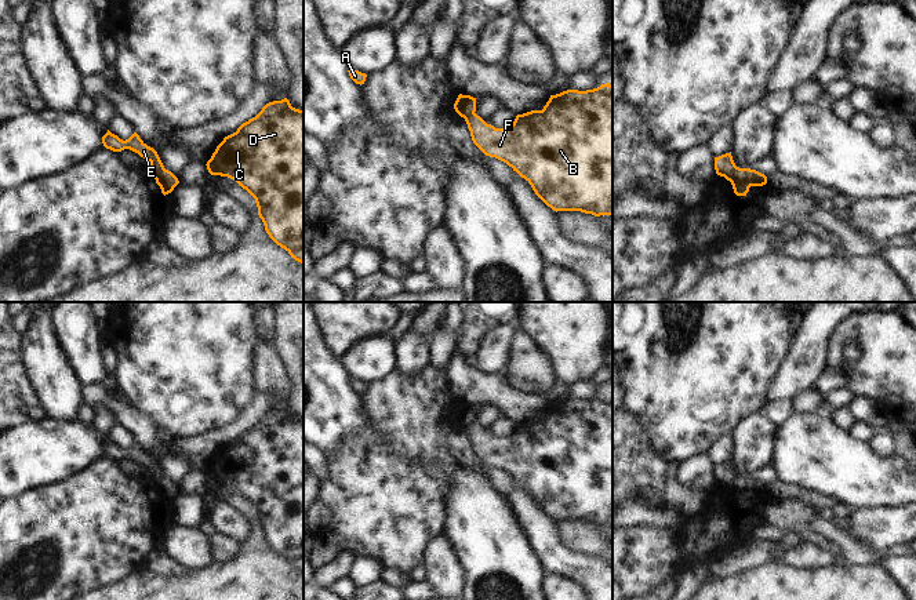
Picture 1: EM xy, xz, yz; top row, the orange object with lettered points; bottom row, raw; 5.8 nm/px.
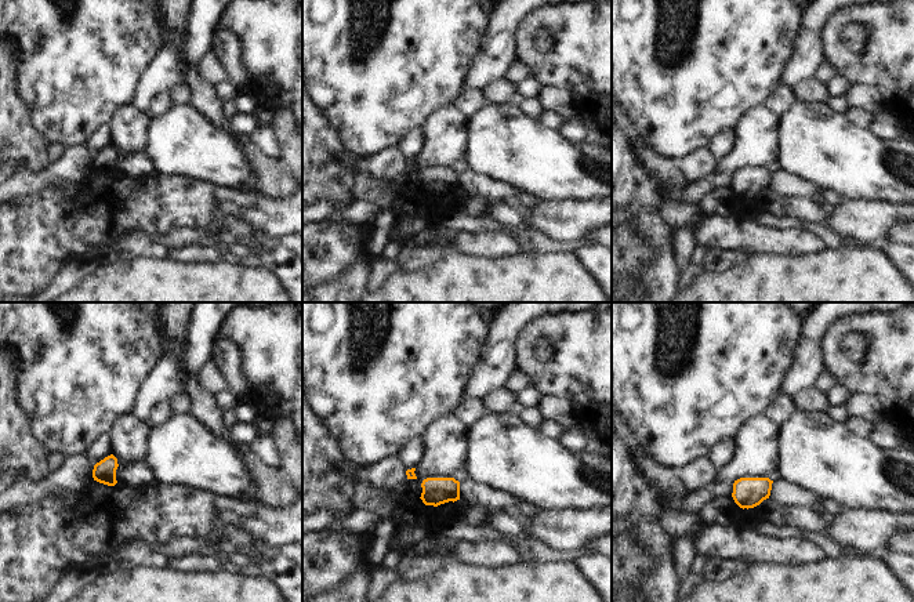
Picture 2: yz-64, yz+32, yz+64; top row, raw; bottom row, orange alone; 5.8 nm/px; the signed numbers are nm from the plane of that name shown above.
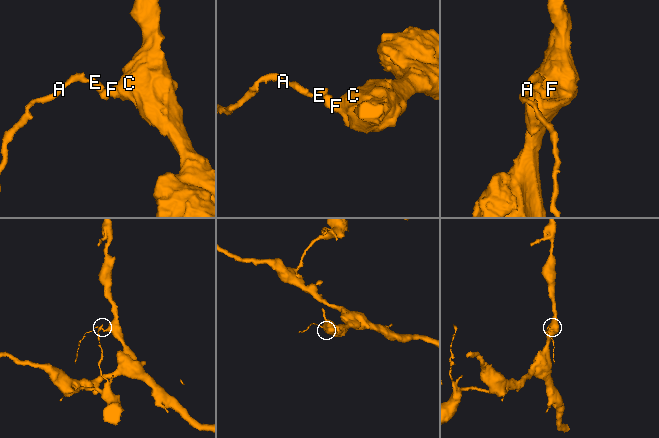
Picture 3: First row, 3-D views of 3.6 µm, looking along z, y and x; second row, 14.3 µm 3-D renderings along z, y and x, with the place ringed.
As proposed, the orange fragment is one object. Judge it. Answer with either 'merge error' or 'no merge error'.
merge error

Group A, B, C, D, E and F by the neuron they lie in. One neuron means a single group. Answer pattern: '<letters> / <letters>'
A E / B C D F

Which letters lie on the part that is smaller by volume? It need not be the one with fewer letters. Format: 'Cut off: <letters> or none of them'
Cut off: A, E

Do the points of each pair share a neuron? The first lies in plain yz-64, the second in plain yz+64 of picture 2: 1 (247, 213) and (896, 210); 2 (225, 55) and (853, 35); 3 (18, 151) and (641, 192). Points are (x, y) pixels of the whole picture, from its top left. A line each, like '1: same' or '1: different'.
1: same
2: same
3: same

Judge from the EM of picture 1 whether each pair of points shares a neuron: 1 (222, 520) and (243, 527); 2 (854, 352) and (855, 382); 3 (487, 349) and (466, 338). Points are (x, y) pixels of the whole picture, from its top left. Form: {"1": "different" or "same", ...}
{"1": "same", "2": "different", "3": "different"}

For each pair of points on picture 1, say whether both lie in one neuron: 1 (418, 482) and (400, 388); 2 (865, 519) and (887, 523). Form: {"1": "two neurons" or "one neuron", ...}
{"1": "one neuron", "2": "one neuron"}

